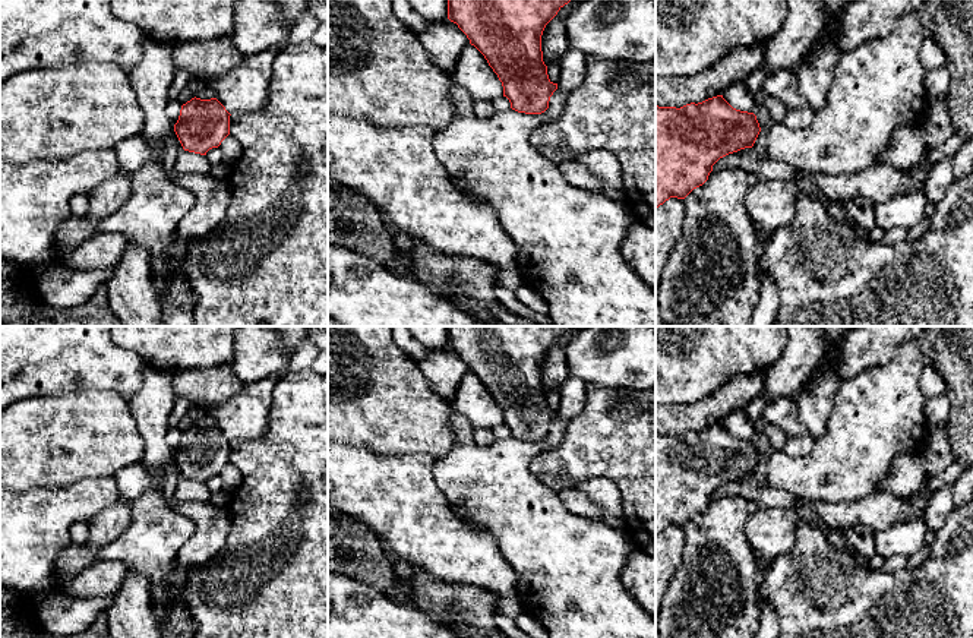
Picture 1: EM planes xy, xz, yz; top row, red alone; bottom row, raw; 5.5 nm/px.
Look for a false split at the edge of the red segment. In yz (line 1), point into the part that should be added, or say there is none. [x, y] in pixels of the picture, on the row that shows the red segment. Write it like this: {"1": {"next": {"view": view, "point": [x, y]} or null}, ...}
{"1": {"next": null}}

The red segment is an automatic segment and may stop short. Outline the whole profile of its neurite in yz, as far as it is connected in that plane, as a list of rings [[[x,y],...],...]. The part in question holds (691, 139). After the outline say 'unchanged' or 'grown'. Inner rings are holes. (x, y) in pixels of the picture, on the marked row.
[[[723,95],[680,108],[655,105],[655,208],[670,198],[685,199],[708,180],[720,158],[752,148],[759,132],[756,116],[733,108]]]; unchanged

